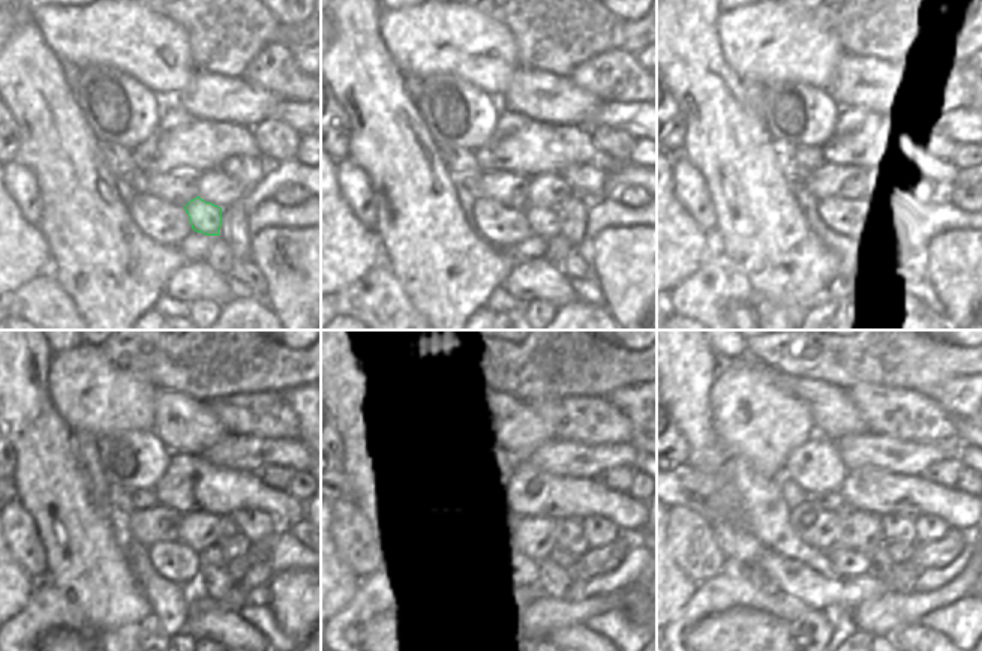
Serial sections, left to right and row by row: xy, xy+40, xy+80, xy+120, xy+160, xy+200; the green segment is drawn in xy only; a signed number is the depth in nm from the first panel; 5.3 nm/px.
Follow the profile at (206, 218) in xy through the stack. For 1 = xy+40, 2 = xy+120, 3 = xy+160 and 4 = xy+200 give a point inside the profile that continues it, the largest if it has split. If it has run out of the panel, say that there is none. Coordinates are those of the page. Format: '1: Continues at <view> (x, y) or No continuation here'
1: Continues at xy+40 (543, 222)
2: Continues at xy+120 (213, 555)
3: Continues at xy+160 (561, 555)
4: Continues at xy+200 (900, 552).

